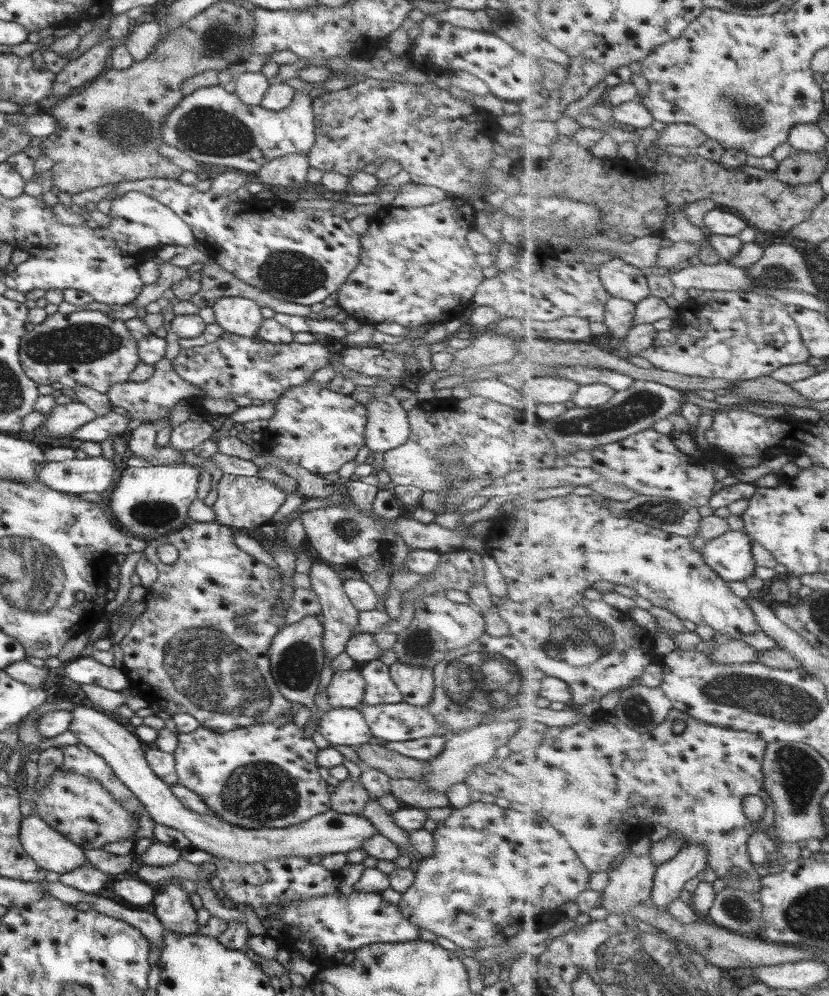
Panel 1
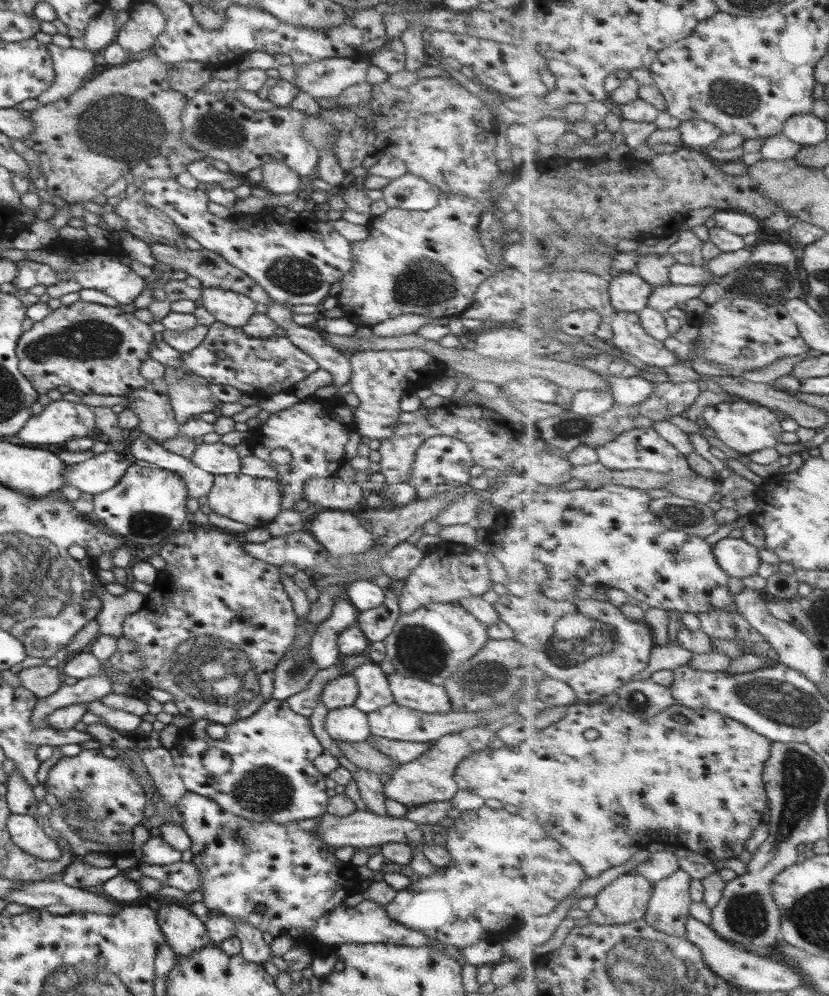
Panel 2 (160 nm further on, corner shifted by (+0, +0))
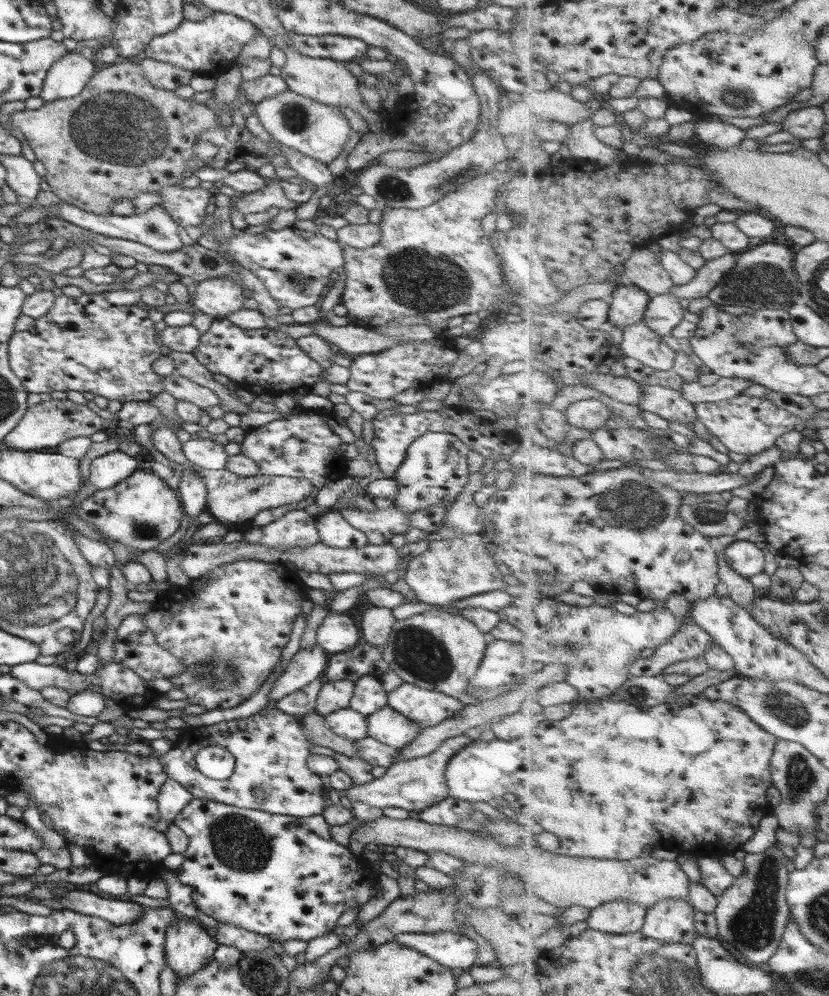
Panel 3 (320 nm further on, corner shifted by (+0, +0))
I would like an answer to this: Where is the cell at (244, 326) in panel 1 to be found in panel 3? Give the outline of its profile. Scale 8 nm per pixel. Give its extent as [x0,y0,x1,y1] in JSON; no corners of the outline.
[190,277,244,319]

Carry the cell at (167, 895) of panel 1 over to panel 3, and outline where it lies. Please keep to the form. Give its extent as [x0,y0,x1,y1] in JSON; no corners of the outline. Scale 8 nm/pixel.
[164,917,217,977]

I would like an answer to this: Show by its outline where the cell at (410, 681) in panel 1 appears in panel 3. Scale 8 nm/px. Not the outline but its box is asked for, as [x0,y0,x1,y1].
[386,683,464,729]

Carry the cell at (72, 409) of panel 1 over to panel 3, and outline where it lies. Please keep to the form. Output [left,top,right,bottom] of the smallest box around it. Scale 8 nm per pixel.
[2,399,104,452]

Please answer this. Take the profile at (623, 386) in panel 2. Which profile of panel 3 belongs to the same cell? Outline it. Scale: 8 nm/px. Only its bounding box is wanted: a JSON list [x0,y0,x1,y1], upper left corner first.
[639,384,698,428]

